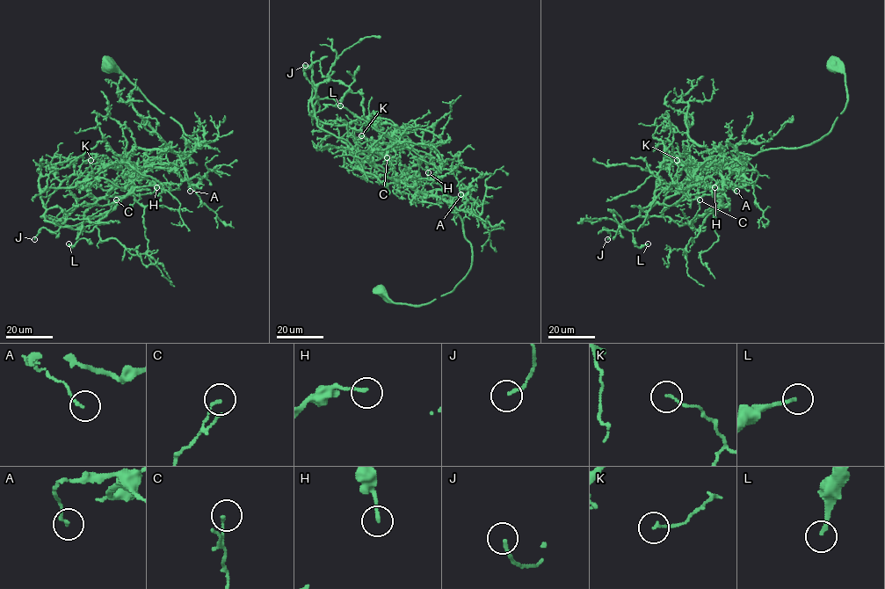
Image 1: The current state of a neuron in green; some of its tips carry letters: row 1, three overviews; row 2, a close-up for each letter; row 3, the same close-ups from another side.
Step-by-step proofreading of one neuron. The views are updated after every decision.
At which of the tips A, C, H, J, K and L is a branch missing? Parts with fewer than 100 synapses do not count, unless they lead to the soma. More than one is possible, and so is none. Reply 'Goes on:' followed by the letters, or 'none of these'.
Goes on: none of these

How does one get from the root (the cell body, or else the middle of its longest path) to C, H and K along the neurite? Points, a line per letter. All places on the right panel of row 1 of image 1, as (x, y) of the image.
C: (832, 64), (847, 102), (831, 130), (799, 148), (731, 151), (734, 170), (700, 231), (700, 199)
H: (832, 64), (847, 102), (828, 134), (731, 151), (721, 201), (692, 221), (641, 215), (714, 187)
K: (832, 64), (847, 102), (819, 139), (731, 151), (725, 179), (692, 156), (677, 160)

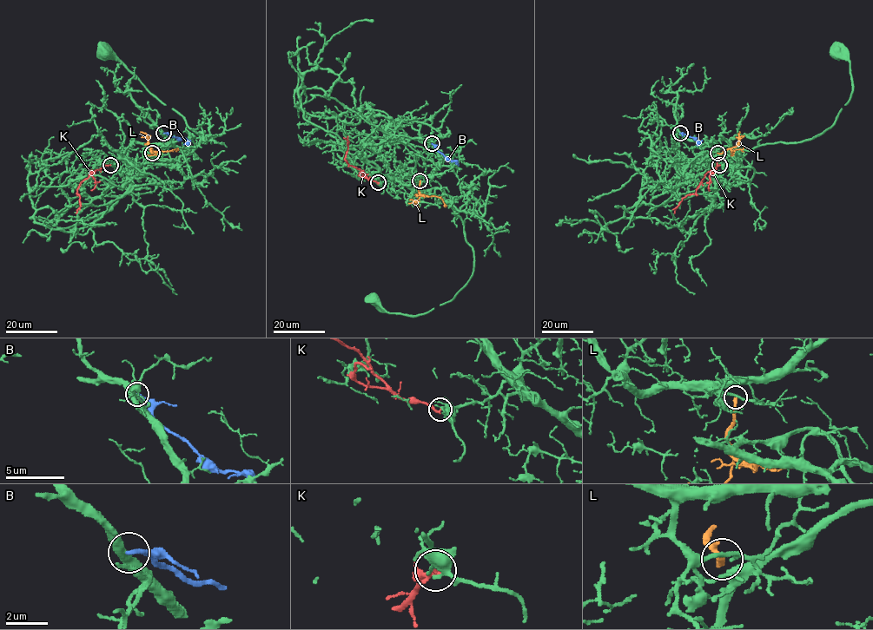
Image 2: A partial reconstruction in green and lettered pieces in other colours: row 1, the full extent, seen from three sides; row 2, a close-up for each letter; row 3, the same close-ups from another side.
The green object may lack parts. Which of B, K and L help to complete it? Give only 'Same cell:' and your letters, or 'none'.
Same cell: none

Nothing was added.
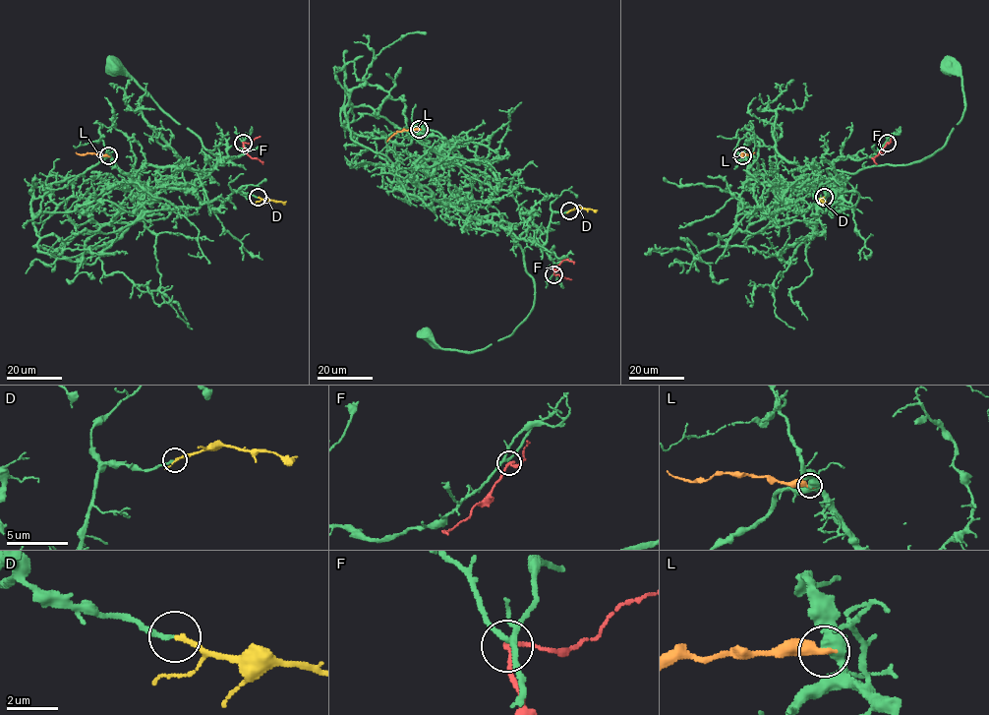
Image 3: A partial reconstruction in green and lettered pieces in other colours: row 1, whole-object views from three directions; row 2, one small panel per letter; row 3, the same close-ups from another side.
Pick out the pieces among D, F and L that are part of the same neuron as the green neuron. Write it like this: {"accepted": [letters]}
{"accepted": ["D"]}

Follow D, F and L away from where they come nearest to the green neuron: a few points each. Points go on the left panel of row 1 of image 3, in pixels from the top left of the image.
D: (258, 197), (285, 205)
F: (242, 143), (244, 150), (262, 163)
L: (108, 156), (76, 152)

